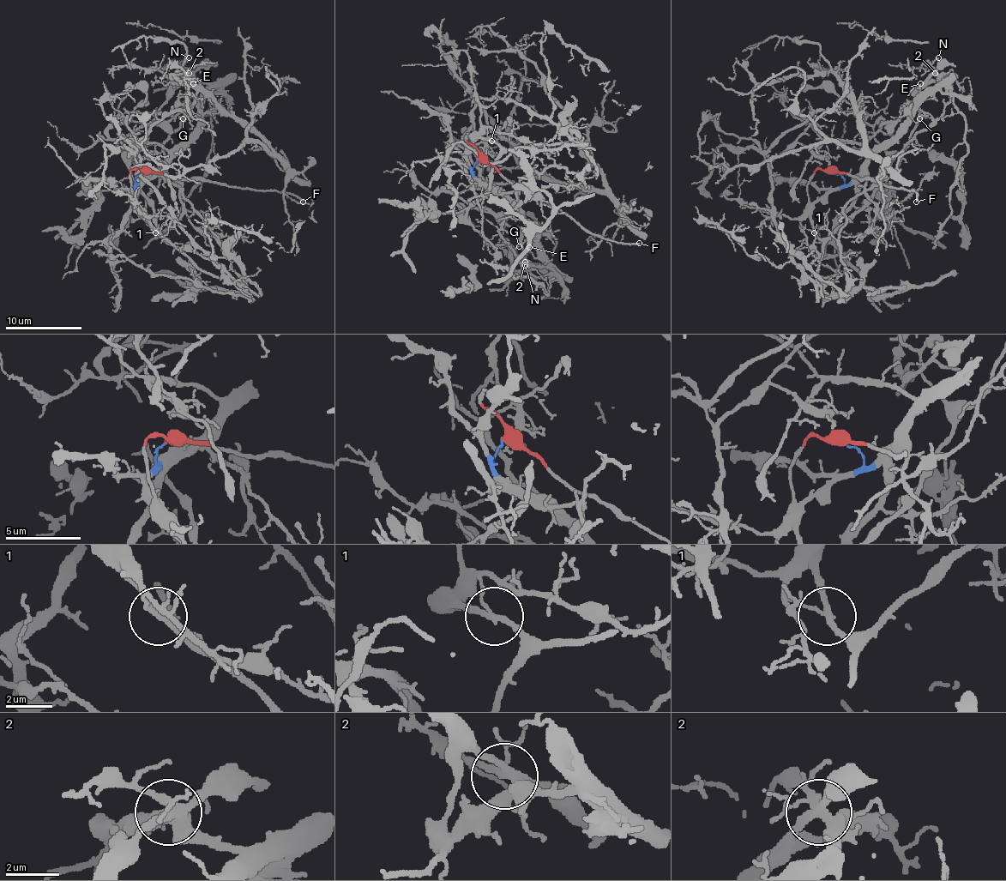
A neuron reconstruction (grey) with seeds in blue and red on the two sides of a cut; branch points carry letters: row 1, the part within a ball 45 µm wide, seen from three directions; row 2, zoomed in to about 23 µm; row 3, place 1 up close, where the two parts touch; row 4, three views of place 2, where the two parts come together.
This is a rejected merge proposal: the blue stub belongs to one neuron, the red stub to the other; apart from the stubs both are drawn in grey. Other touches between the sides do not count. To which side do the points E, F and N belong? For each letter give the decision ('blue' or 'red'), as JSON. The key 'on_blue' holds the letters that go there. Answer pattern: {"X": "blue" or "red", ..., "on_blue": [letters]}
{"E": "blue", "F": "red", "N": "blue", "on_blue": ["E", "N"]}

